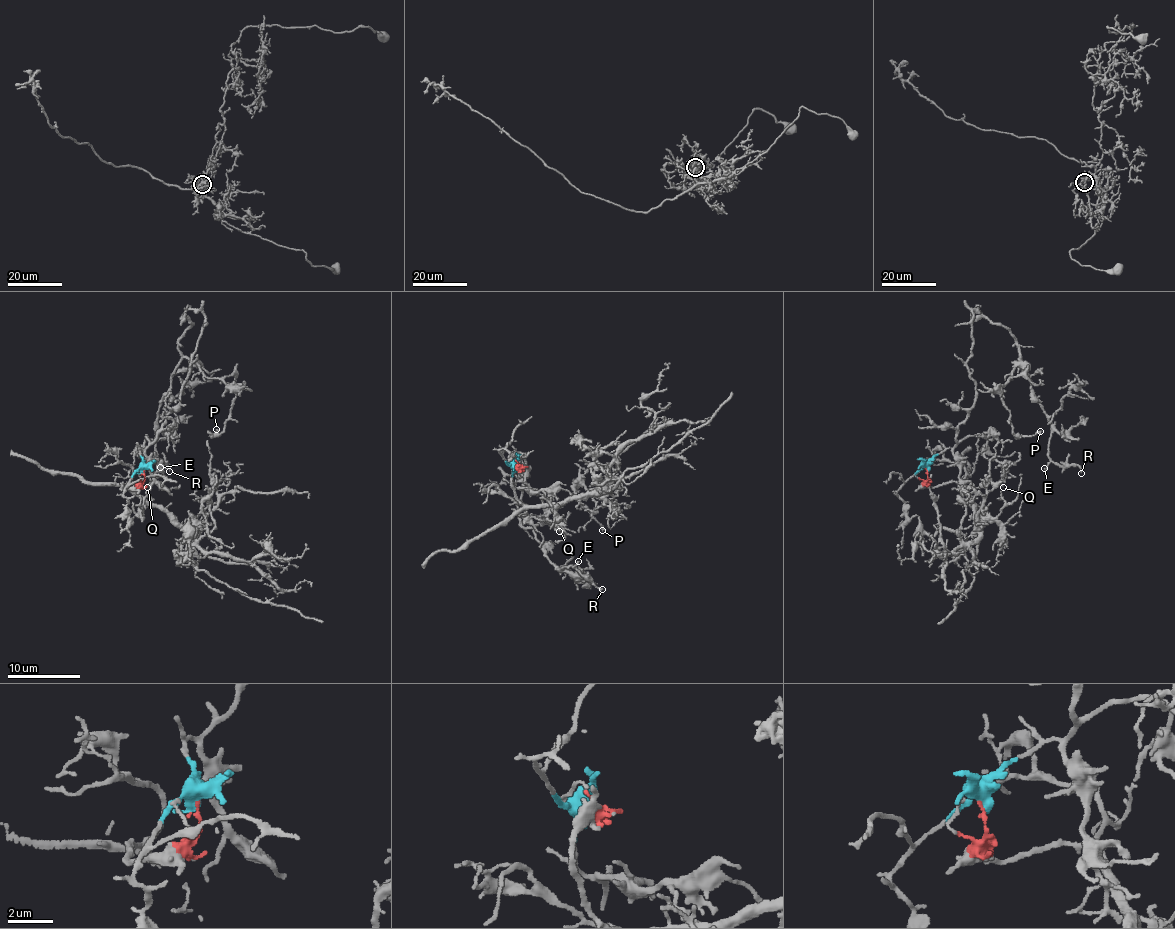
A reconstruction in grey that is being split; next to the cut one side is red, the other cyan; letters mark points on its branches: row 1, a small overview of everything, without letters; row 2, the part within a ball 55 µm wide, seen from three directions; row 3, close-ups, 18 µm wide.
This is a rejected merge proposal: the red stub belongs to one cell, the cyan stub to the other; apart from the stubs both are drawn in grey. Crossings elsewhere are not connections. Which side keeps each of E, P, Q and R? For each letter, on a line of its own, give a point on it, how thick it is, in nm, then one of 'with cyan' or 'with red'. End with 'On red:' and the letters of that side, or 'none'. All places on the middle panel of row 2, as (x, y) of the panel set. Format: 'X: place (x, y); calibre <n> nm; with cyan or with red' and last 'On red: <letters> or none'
E: place (578, 561); calibre 140 nm; with cyan
P: place (602, 530); calibre 220 nm; with cyan
Q: place (559, 531); calibre 100 nm; with cyan
R: place (602, 589); calibre 160 nm; with cyan
On red: none

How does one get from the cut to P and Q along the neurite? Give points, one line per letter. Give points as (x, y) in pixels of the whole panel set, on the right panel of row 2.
P: (926, 469), (954, 447), (973, 404), (965, 361), (977, 309), (1021, 356), (1000, 391), (1014, 434), (1041, 430)
Q: (926, 469), (941, 452), (962, 440), (983, 434), (986, 438), (984, 454), (996, 460), (1003, 469), (1002, 487)

